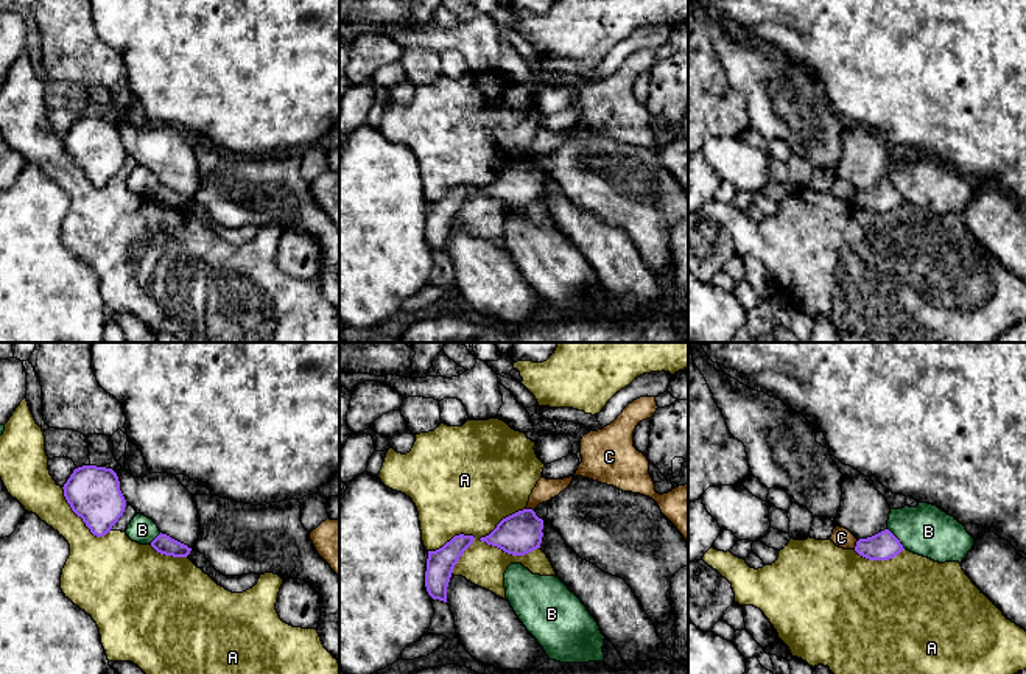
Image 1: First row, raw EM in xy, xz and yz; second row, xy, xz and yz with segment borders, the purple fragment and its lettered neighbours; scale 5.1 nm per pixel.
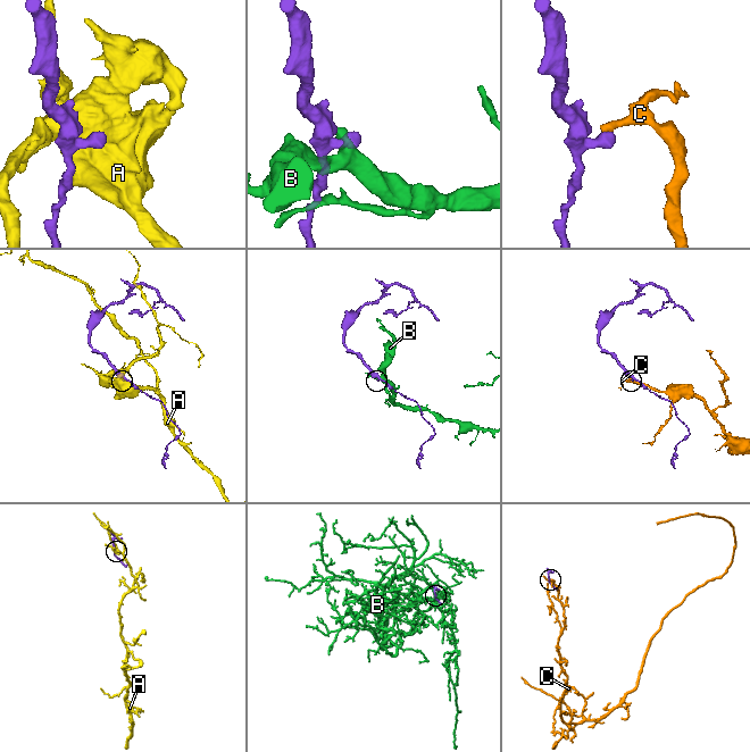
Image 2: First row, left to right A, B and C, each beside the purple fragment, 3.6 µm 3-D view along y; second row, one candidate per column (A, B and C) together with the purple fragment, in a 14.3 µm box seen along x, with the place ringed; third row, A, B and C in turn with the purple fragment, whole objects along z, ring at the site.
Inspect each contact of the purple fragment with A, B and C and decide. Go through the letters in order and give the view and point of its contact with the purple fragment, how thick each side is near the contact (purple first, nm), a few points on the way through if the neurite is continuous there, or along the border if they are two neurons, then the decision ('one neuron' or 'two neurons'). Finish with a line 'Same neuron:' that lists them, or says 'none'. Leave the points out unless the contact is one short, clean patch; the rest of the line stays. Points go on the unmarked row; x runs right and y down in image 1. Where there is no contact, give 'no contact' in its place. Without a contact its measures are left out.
A: contact xz (502, 172); calibres 220 and 500 nm; two neurons
B: contact yz (897, 190); calibres 150 and 260 nm; two neurons
C: contact yz (857, 196); calibres 150 and 100 nm; border yz (858, 192), (853, 200); two neurons
Same neuron: none

